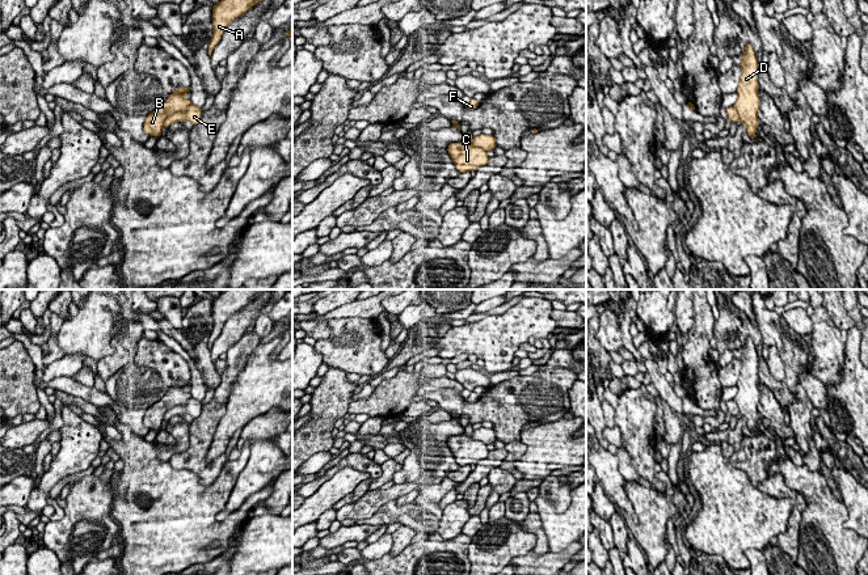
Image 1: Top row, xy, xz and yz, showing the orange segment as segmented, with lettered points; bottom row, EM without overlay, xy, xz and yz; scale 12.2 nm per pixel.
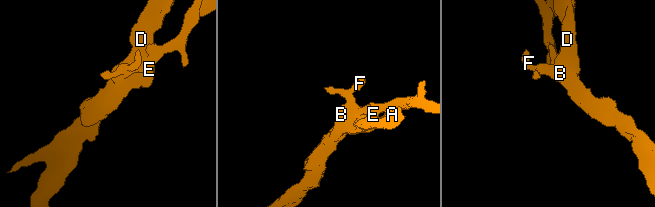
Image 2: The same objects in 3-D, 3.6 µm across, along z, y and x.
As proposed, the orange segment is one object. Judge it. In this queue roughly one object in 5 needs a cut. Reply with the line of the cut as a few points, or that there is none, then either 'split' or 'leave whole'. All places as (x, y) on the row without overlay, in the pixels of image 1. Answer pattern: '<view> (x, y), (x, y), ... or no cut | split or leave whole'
xy (192, 397), (185, 404), (173, 406), (163, 419) | split

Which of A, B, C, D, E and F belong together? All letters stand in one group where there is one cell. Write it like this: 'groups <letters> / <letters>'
groups A B C D / E F

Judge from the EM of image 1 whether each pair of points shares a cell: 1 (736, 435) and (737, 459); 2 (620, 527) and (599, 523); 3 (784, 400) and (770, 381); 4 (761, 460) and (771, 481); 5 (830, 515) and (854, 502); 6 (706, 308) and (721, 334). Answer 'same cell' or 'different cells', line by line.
1: different cells
2: different cells
3: same cell
4: same cell
5: different cells
6: different cells

